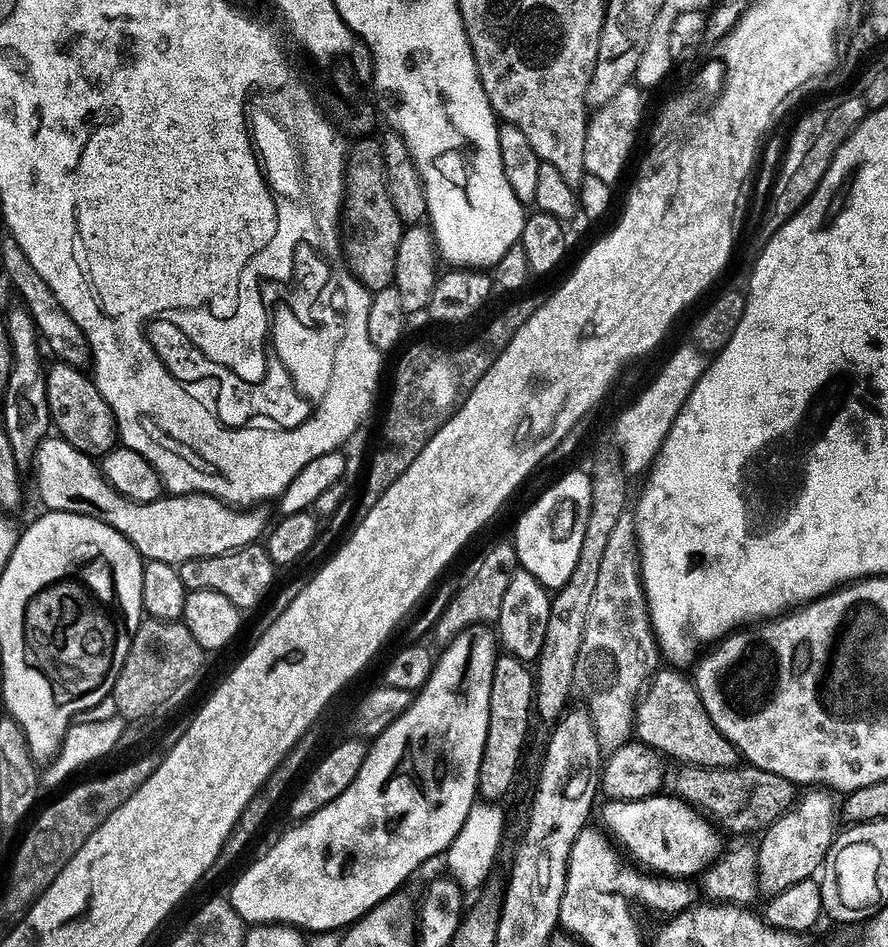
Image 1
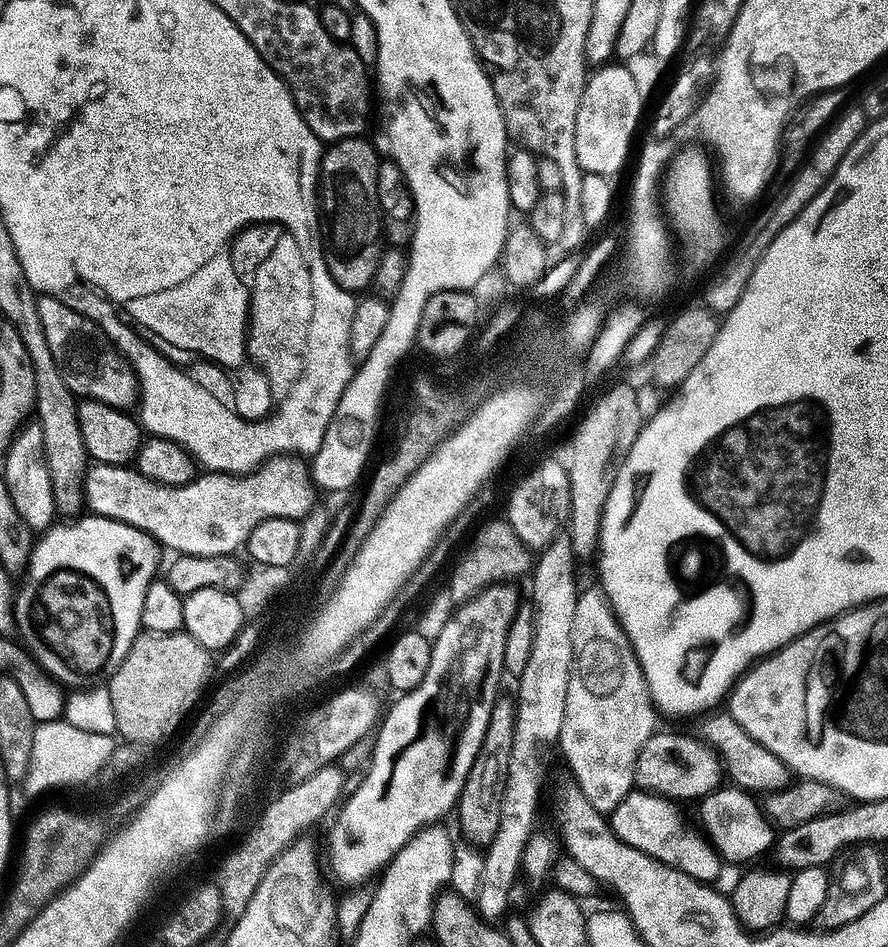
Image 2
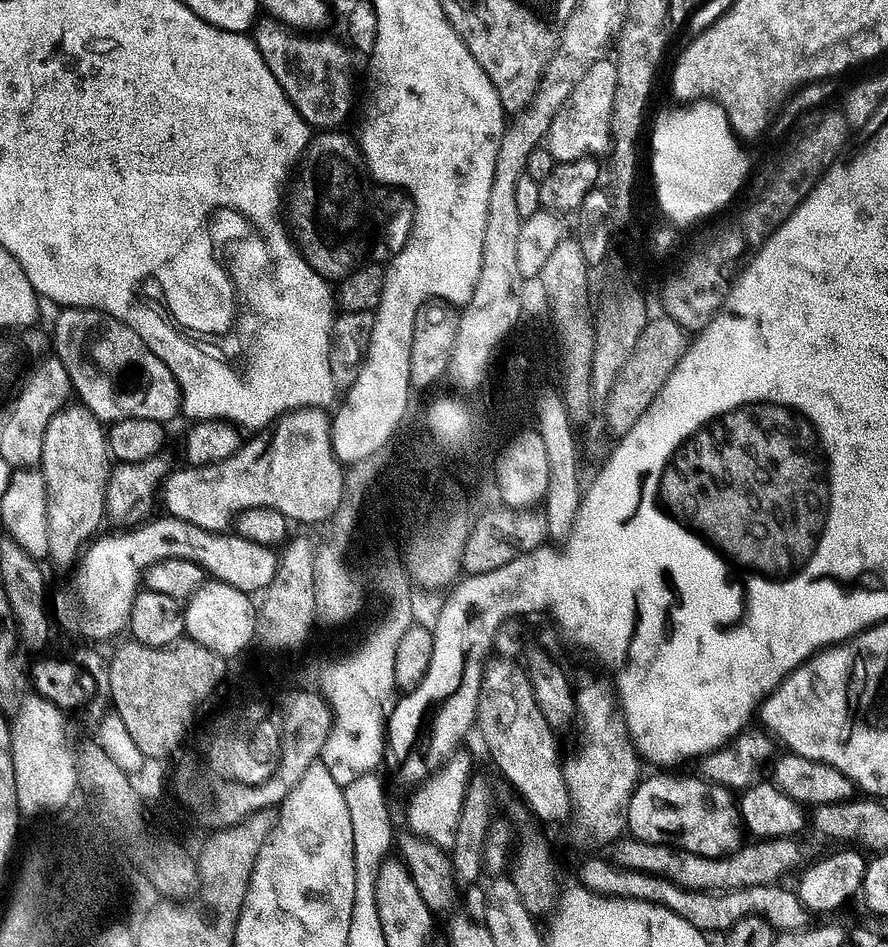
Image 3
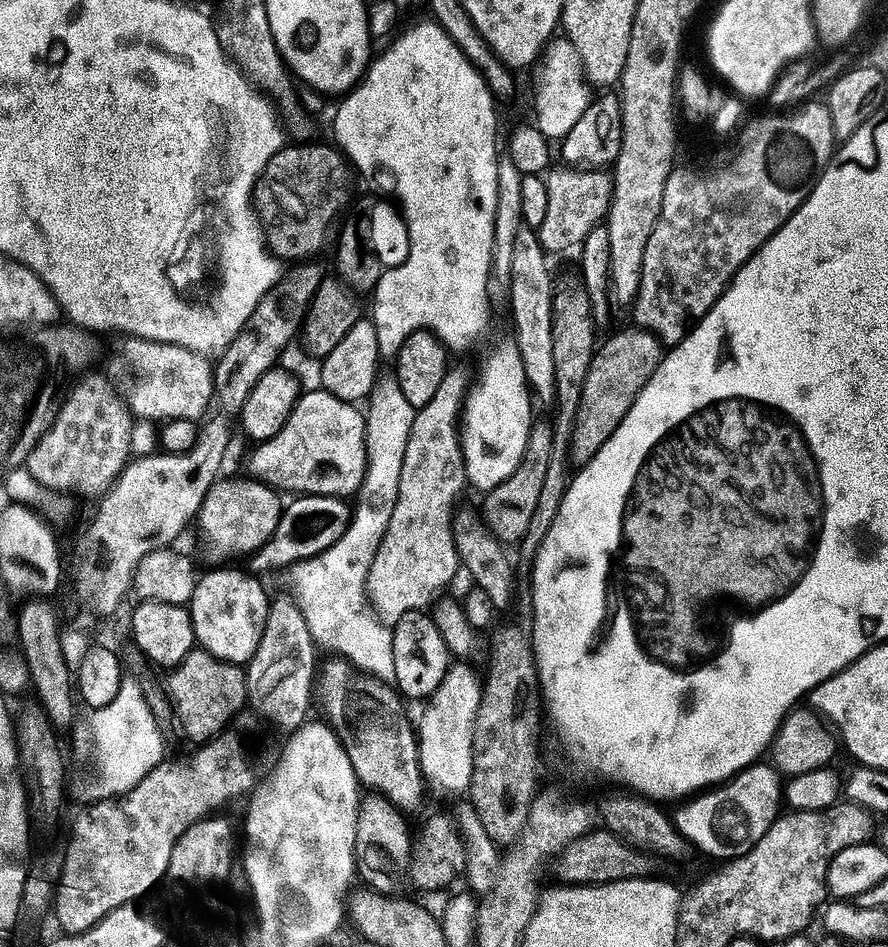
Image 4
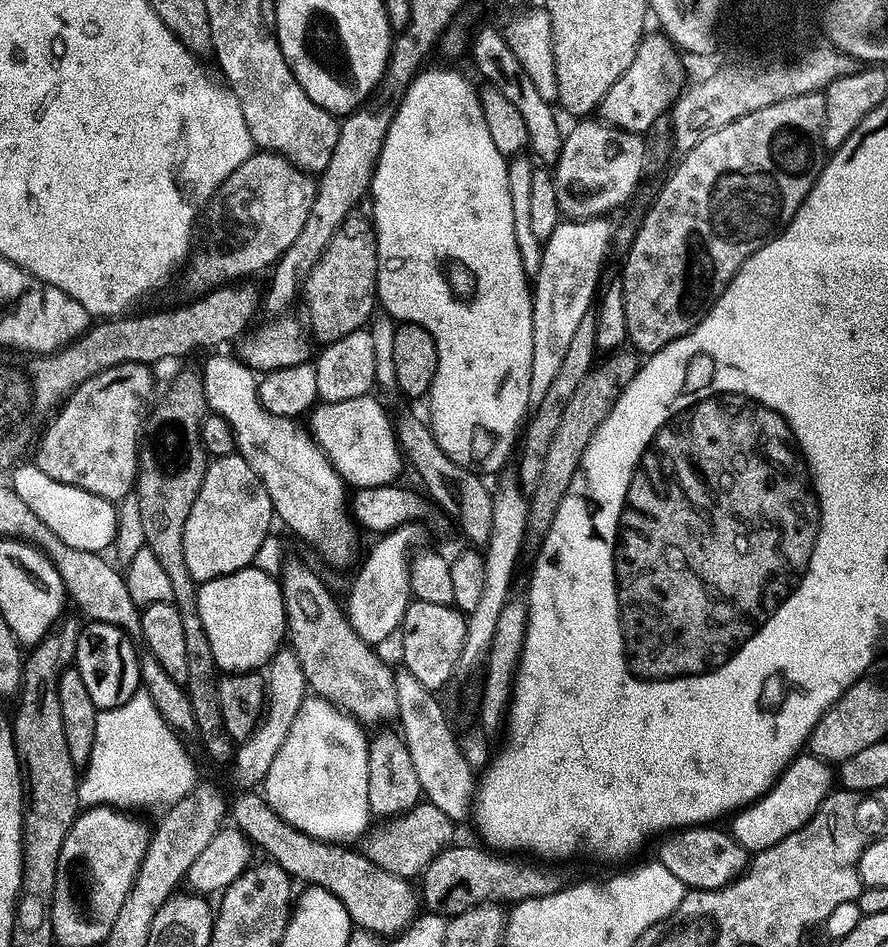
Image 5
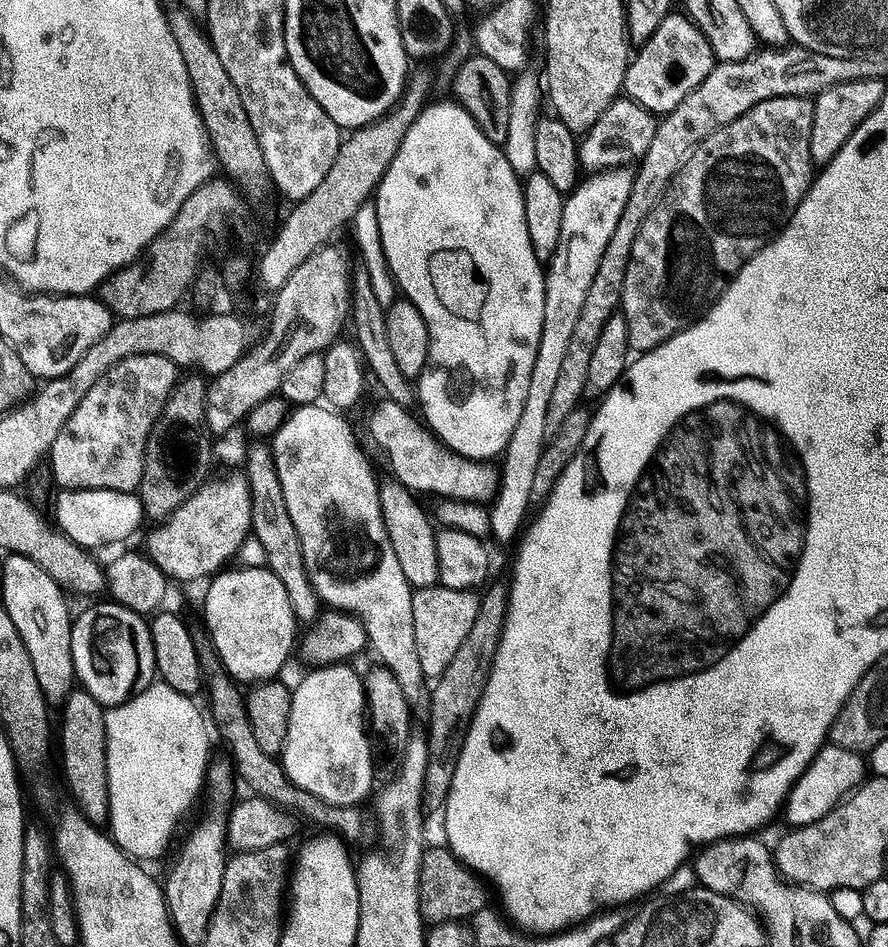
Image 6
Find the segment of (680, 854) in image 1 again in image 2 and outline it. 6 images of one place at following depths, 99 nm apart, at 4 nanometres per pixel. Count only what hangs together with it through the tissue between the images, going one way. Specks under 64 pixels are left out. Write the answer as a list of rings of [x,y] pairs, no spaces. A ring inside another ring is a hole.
[[[724,786],[720,791],[699,801],[698,808],[700,820],[704,823],[703,831],[712,847],[719,853],[721,861],[748,864],[751,860],[756,860],[767,852],[769,855],[773,851],[778,839],[777,829],[765,816],[761,801],[753,793],[735,786]]]

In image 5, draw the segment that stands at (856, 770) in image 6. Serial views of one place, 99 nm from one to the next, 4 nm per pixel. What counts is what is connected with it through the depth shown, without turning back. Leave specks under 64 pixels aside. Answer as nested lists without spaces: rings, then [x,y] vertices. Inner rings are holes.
[[[801,754],[793,760],[791,766],[781,774],[768,795],[748,805],[747,808],[735,813],[731,821],[730,835],[749,854],[759,854],[778,846],[790,834],[802,830],[818,814],[824,799],[834,791],[834,772],[829,765],[817,756]]]

